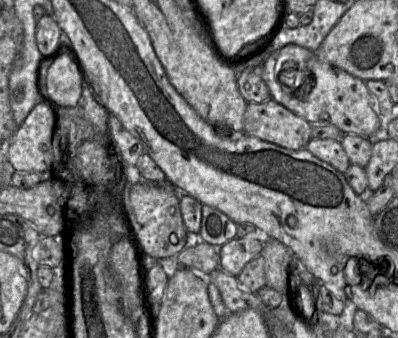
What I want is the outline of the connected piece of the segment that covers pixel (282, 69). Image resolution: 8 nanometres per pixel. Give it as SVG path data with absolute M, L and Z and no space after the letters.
M288 44L273 52L263 64L262 78L271 98L309 123L331 124L345 134L372 138L382 125L376 99L366 82L320 60L314 52Z

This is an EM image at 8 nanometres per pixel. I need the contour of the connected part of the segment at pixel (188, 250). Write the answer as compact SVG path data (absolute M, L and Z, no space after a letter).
M207 242L195 247L184 247L176 260L180 267L187 267L201 275L210 275L220 265L220 248Z

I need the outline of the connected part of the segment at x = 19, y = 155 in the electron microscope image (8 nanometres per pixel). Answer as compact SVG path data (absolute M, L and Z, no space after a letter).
M37 103L16 129L7 147L7 157L17 172L55 173L52 137L58 117L50 103Z

